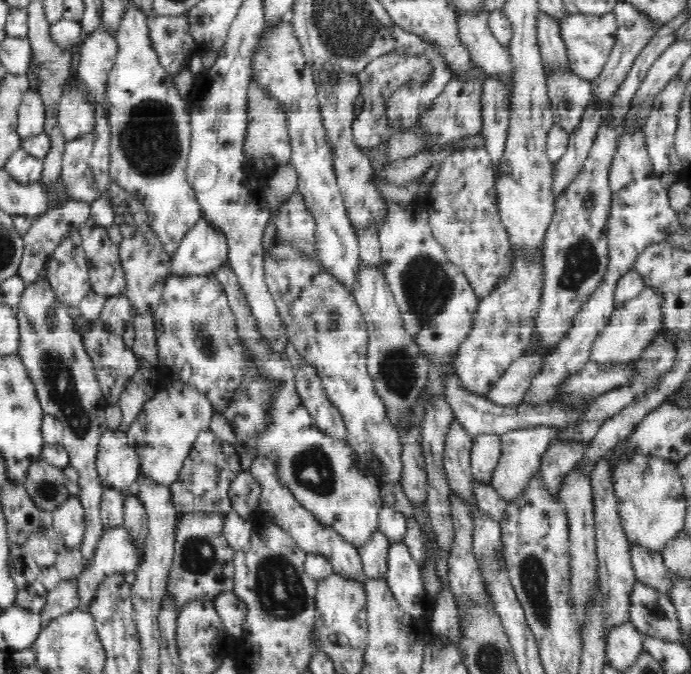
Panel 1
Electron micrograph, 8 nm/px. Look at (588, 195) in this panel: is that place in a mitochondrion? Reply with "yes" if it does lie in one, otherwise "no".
yes

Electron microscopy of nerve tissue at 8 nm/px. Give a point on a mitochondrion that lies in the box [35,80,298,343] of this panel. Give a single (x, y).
(150, 143)

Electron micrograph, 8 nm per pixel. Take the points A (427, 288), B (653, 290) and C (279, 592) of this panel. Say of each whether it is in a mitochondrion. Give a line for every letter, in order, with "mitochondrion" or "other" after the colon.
A: mitochondrion
B: other
C: mitochondrion

